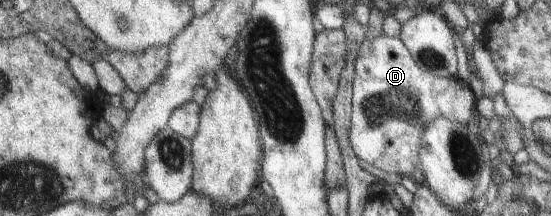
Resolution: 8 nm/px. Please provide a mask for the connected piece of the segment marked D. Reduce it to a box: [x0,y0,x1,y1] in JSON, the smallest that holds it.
[349,33,478,176]

